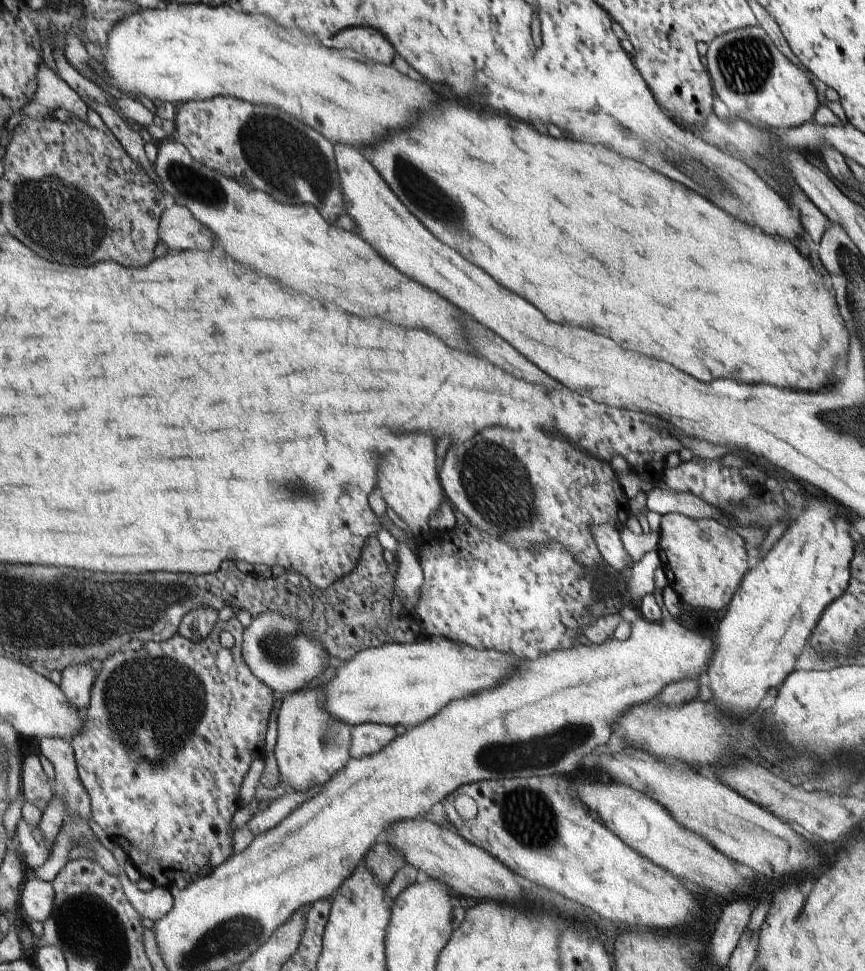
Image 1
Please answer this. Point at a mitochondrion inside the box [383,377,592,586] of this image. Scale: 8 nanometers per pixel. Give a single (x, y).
(496, 484)

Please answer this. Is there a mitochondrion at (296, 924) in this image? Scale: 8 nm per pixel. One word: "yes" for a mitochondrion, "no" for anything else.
no

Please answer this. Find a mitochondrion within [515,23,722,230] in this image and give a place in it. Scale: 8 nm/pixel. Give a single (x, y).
(628, 133)

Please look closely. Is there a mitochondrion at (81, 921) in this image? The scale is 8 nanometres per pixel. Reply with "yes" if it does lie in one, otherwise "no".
yes

